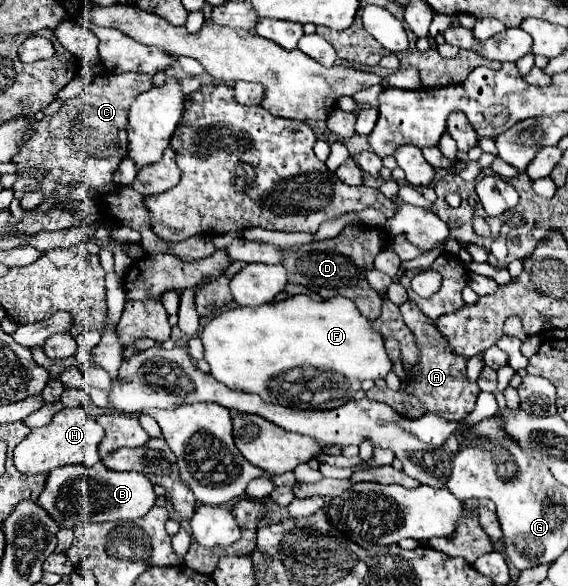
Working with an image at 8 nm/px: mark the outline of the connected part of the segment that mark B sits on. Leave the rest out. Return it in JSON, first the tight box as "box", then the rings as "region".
{"box":[37,461,155,527],"region":[[[101,461],[93,467],[65,465],[53,469],[47,477],[45,489],[37,499],[37,505],[45,509],[61,527],[73,527],[79,521],[117,521],[143,517],[155,503],[151,481],[141,473],[117,473],[107,469]]]}

